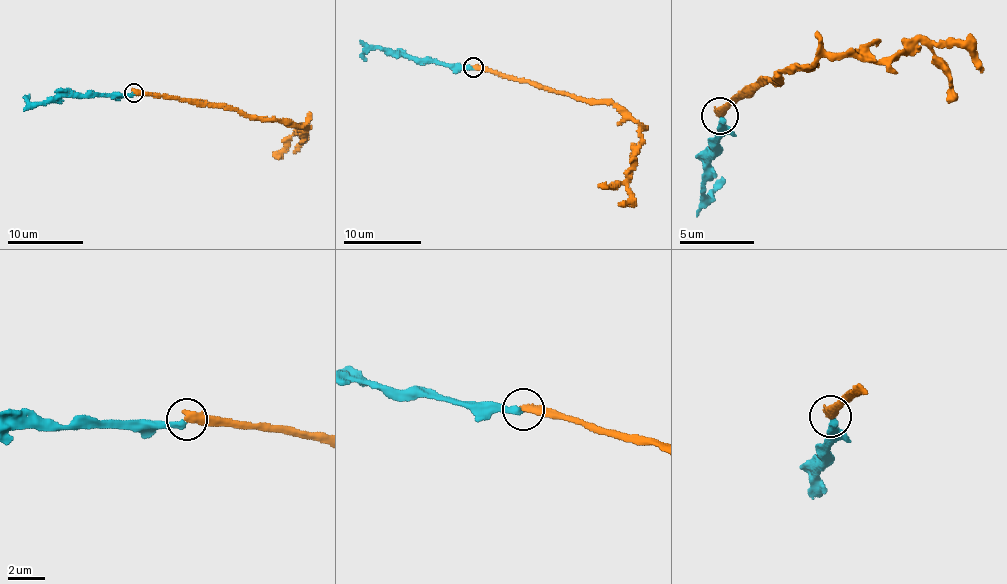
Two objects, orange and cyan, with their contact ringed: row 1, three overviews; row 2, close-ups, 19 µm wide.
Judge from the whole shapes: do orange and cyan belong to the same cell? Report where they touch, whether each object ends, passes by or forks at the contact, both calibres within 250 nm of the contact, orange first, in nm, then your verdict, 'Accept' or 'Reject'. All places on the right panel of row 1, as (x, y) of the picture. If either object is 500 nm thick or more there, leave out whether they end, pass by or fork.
Place: (719, 115). At the ring orange ends. At the ring cyan ends. Thickness 440 nm (orange) against 360 nm. Reject

